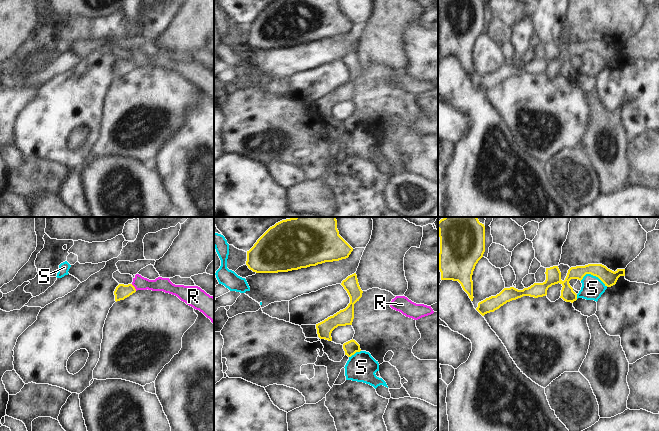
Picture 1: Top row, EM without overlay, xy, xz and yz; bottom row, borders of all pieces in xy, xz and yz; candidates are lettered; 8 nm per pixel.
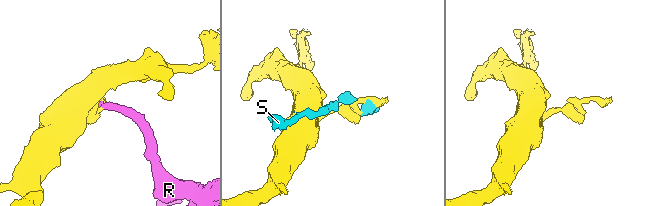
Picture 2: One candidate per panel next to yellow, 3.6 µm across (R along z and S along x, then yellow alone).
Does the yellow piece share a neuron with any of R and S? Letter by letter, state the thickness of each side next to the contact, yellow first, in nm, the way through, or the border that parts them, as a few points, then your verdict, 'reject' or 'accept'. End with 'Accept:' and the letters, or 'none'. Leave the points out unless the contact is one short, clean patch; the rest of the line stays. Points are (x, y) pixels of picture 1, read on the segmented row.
R: 120/110 nm | along xy (131, 284), (136, 290) | reject
S: 120/180 nm | reject
Accept: none

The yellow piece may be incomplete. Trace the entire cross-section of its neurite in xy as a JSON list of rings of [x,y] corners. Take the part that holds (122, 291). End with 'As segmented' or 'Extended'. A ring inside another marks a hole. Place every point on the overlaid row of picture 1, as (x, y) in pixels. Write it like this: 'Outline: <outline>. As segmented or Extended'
Outline: [[[119,284],[114,291],[115,301],[117,302],[120,300],[124,300],[125,298],[129,297],[135,292],[136,289],[132,284],[128,285]]]. As segmented.

